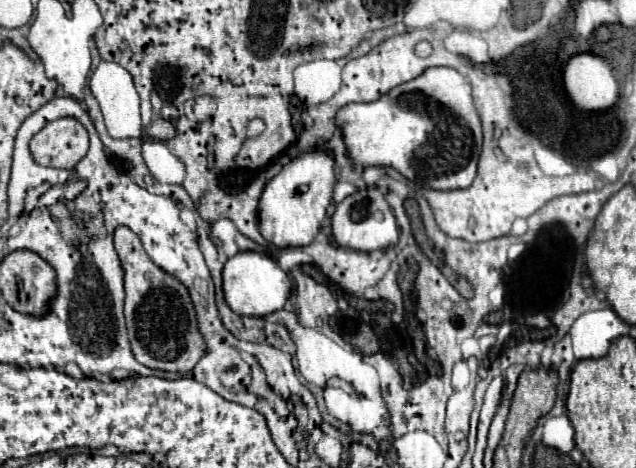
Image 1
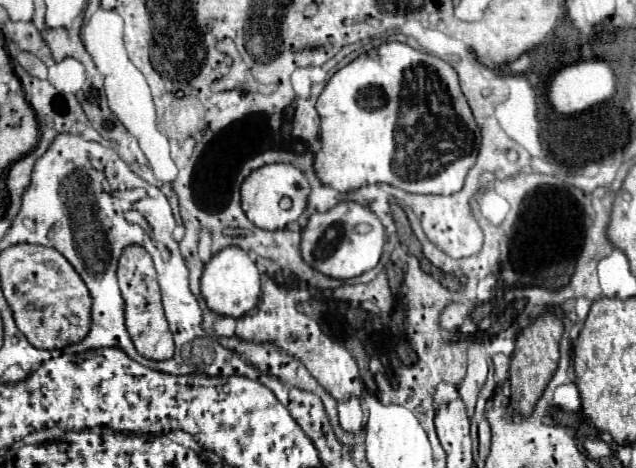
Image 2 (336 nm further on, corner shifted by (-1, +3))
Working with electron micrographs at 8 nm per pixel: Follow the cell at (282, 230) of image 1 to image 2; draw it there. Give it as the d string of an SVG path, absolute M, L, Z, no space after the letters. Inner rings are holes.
M291 163L263 165L263 167L251 171L251 175L241 185L243 211L245 211L247 219L253 221L261 229L267 229L267 231L283 229L287 223L297 221L299 215L305 211L309 191L311 191L311 187L309 187L305 175L295 165L291 165ZM283 197L289 197L291 199L291 207L289 209L281 209L279 207L279 201Z

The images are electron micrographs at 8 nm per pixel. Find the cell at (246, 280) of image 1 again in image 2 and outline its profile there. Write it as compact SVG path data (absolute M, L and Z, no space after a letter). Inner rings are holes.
M239 247L221 249L205 265L205 271L201 277L201 293L203 293L203 299L207 301L207 307L217 315L227 315L233 319L245 317L257 307L261 297L261 277L255 267L255 261L247 255L247 251Z

